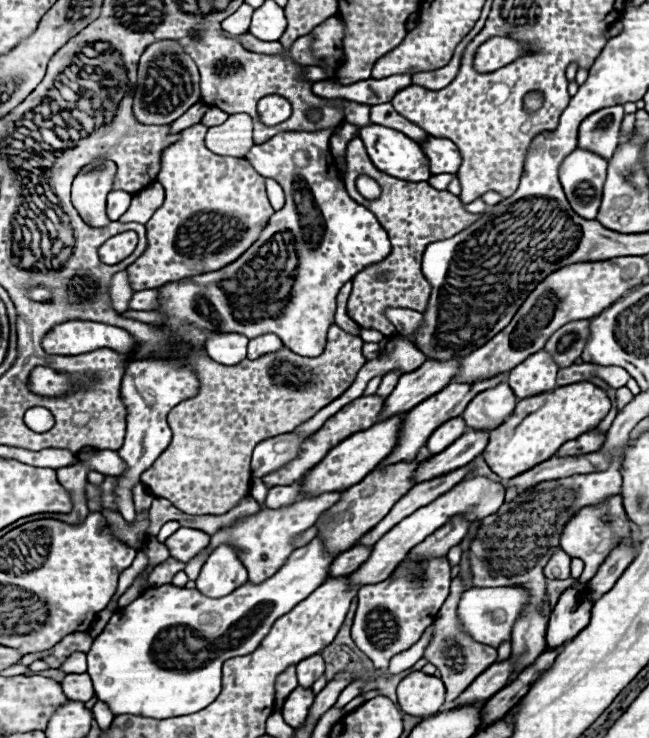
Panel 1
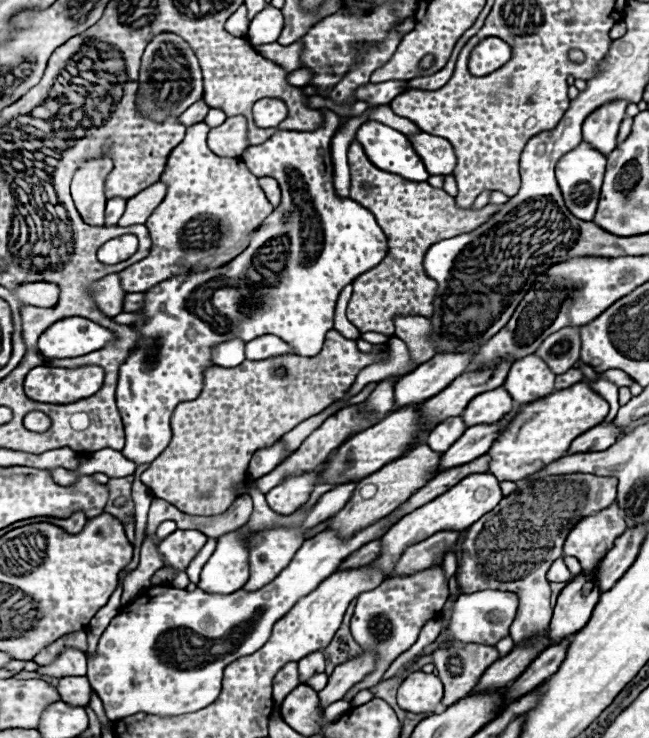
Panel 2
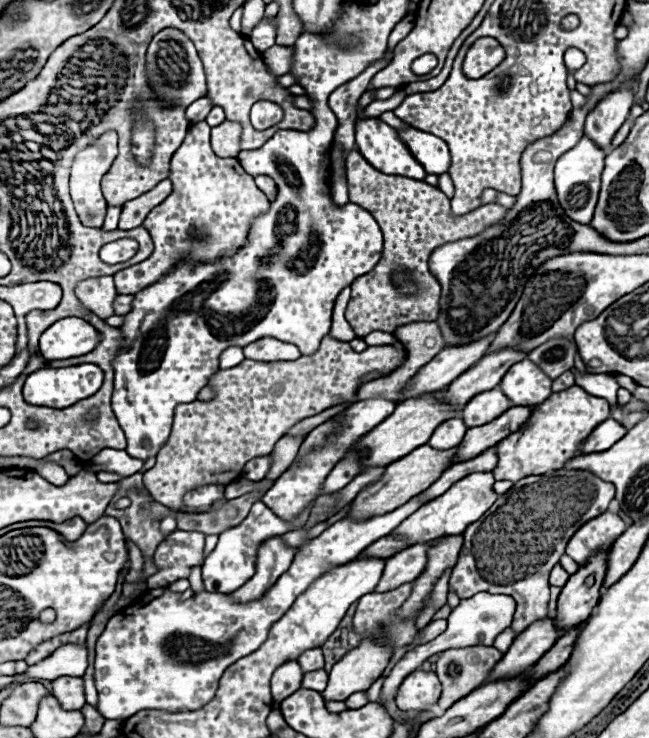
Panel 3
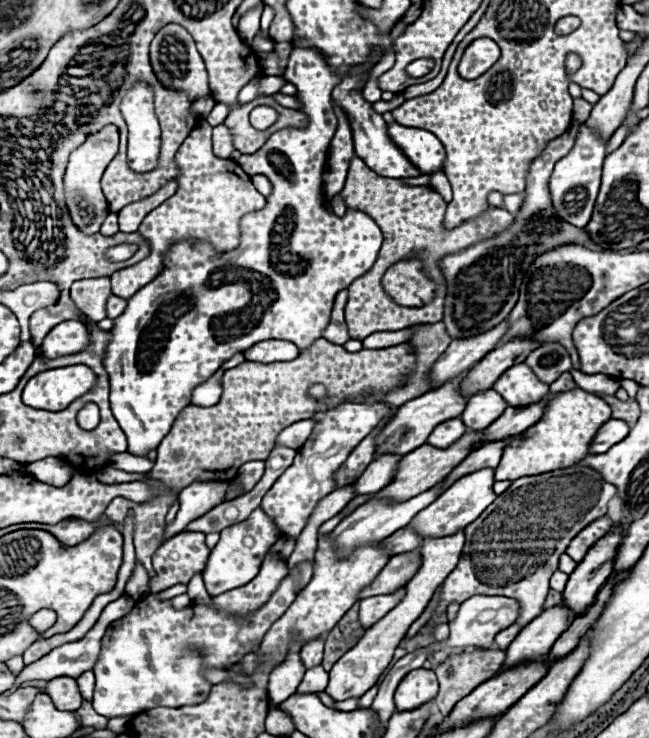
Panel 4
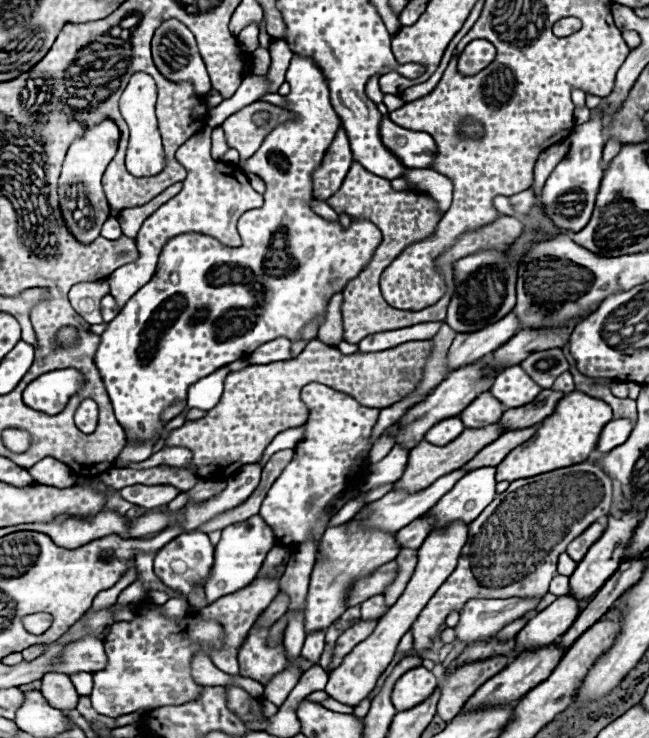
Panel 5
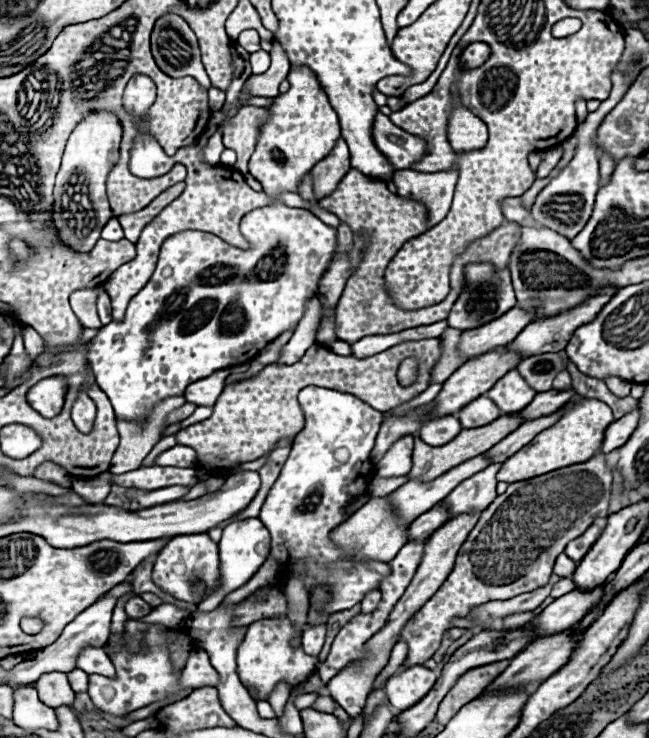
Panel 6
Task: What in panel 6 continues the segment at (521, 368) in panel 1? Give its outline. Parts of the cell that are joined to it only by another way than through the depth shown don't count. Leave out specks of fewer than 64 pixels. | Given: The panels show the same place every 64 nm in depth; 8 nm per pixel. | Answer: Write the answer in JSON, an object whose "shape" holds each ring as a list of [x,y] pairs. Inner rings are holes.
{"shape":[[[514,368],[510,372],[506,372],[488,392],[486,396],[490,396],[498,408],[502,410],[502,414],[510,414],[510,412],[518,412],[522,408],[526,408],[526,404],[530,404],[530,400],[536,396],[532,392],[530,386],[526,386],[526,380],[522,380],[520,372]]]}

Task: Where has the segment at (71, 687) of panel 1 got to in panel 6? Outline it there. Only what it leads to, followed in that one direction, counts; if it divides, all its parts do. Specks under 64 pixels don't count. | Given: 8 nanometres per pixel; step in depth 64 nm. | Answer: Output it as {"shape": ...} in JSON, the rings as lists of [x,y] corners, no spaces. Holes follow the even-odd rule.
{"shape":[[[48,672],[46,676],[40,676],[36,690],[40,694],[40,700],[52,708],[72,706],[74,702],[74,690],[70,688],[64,672]]]}

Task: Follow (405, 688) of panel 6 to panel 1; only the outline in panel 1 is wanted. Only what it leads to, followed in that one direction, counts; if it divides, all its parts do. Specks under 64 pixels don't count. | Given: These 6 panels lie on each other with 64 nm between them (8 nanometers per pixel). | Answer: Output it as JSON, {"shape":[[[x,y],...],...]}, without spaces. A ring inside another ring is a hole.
{"shape":[[[412,672],[398,684],[398,704],[410,716],[434,716],[444,704],[444,698],[444,682],[424,672]]]}

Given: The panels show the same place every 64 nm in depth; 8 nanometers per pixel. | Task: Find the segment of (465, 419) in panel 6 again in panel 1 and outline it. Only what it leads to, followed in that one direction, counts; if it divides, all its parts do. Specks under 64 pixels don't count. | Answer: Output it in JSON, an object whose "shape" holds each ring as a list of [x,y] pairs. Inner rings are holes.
{"shape":[[[502,382],[474,396],[474,400],[470,400],[466,410],[462,412],[462,418],[470,428],[494,430],[514,412],[514,406],[516,396],[510,386]]]}

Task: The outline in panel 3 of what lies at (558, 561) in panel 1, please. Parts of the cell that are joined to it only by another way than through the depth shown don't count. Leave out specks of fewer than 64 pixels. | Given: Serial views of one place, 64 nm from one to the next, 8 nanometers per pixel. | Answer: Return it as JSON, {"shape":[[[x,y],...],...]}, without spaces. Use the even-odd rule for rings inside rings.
{"shape":[[[556,564],[556,566],[552,568],[552,572],[550,572],[550,584],[552,584],[552,586],[564,586],[568,578],[570,578],[570,574],[568,574],[560,564]]]}

